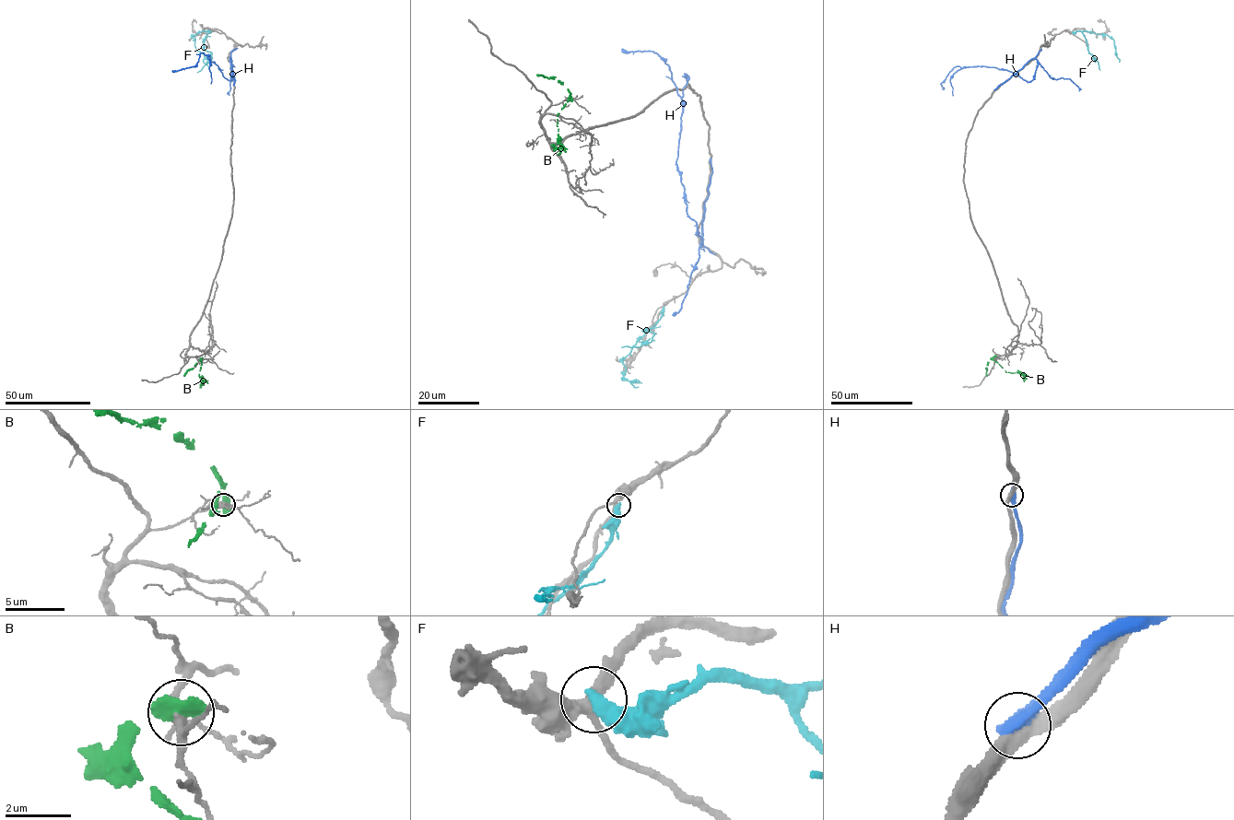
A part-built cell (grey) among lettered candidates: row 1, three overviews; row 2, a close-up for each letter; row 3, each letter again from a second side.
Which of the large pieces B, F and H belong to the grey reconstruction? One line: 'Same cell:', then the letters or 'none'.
Same cell: none

